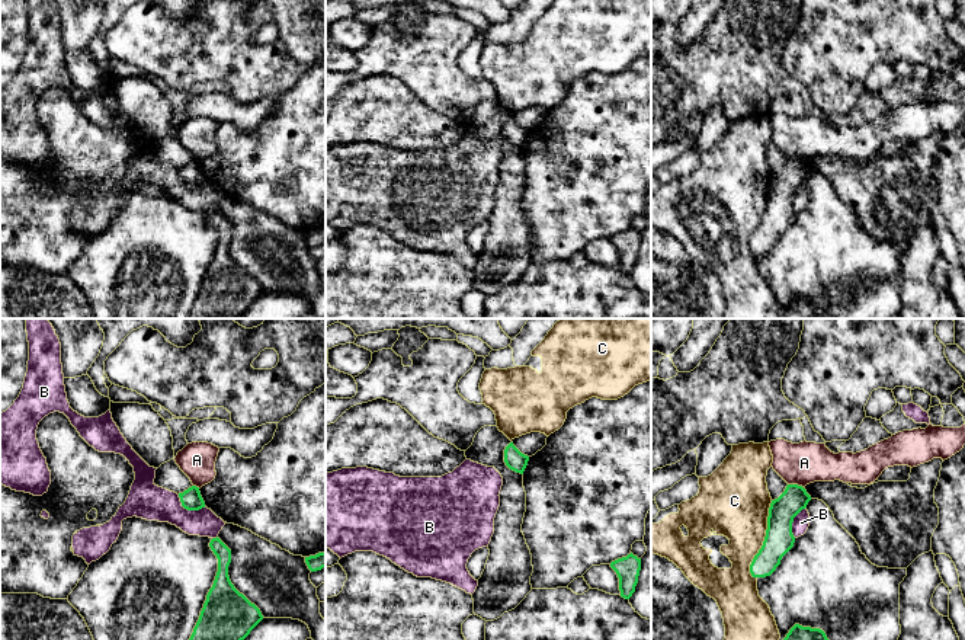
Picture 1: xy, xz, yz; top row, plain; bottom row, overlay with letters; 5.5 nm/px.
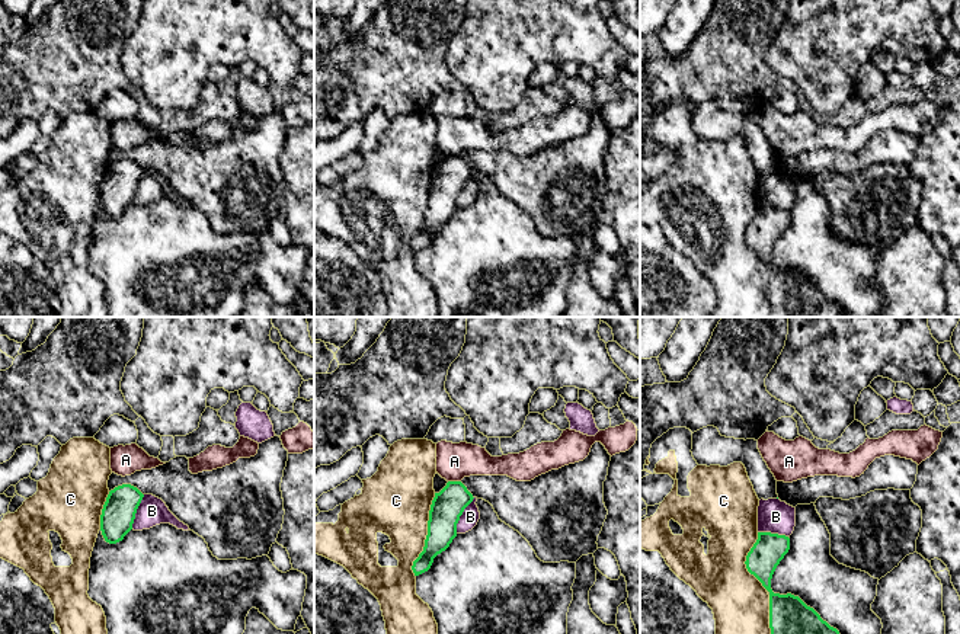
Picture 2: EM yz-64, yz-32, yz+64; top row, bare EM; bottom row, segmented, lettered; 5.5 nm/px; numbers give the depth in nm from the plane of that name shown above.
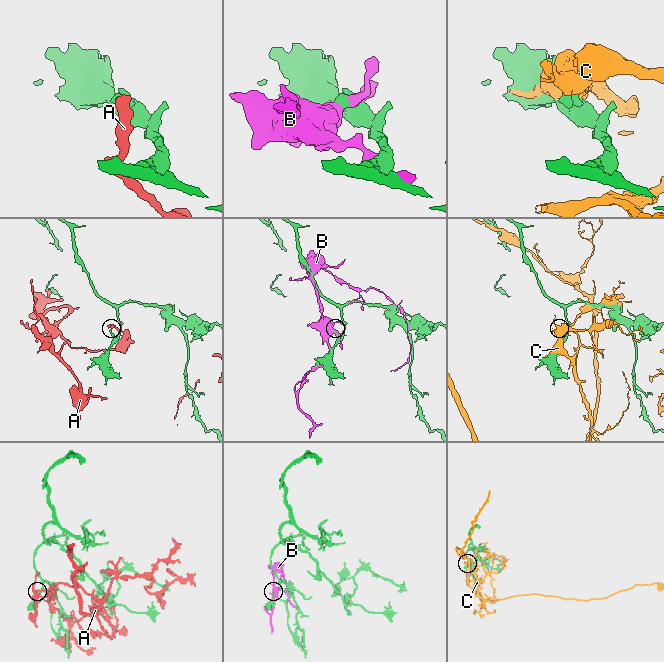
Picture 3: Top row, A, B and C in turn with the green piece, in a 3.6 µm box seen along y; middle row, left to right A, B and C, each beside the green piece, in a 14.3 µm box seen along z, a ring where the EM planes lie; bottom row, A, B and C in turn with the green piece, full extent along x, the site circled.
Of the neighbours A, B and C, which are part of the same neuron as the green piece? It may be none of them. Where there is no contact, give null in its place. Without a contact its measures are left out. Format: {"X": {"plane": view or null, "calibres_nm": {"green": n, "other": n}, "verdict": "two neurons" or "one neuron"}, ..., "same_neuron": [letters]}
{"A": {"plane": "yz", "calibres_nm": {"green": 150, "other": 240}, "verdict": "two neurons"}, "B": {"plane": "xy", "calibres_nm": {"green": 120, "other": 200}, "verdict": "two neurons"}, "C": {"plane": "yz", "calibres_nm": {"green": 160, "other": 360}, "verdict": "two neurons"}, "same_neuron": []}

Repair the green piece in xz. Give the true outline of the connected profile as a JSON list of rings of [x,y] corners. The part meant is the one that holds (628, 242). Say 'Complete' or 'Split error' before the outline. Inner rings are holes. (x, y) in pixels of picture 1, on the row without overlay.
Complete. [[[631,227],[626,231],[612,236],[610,241],[616,246],[619,252],[621,271],[629,273],[635,266],[635,260],[638,257],[641,233]]]

